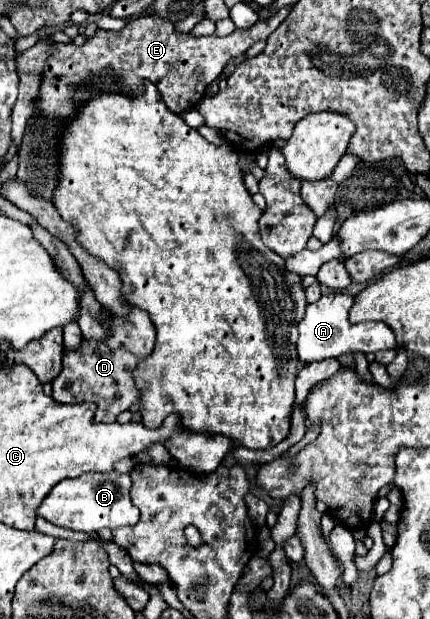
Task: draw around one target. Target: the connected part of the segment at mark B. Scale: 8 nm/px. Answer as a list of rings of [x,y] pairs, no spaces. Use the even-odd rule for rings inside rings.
[[[112,472],[112,474],[82,474],[80,478],[66,478],[64,482],[58,482],[48,498],[38,506],[38,516],[44,516],[48,522],[78,530],[78,532],[98,532],[102,528],[122,528],[122,526],[134,526],[140,518],[140,510],[132,506],[130,500],[130,482],[132,478],[128,474]]]

